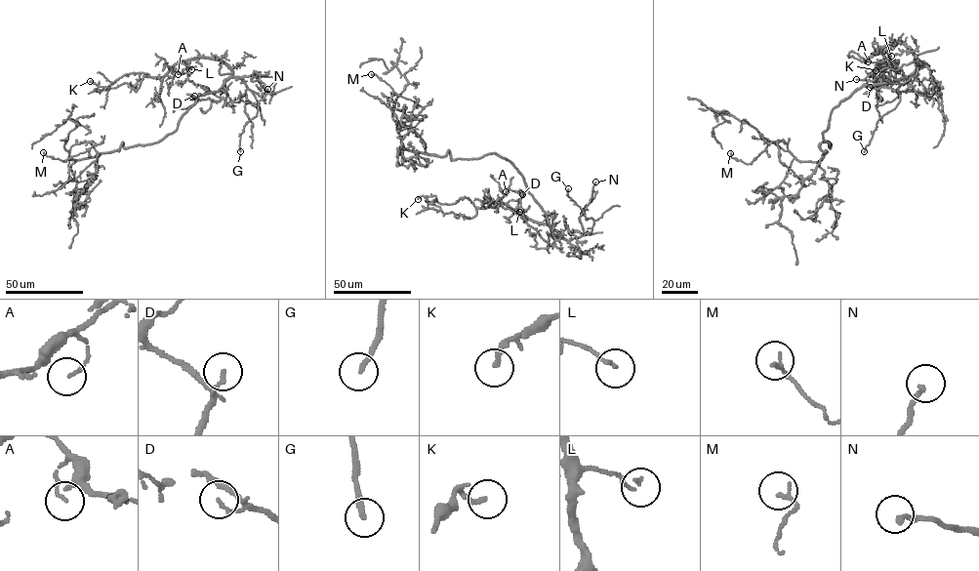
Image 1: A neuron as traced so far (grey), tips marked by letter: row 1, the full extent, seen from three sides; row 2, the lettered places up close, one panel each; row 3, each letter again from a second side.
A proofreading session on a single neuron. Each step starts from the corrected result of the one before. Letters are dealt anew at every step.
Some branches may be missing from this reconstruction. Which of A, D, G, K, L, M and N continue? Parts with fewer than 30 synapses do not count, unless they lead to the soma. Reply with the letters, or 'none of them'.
G

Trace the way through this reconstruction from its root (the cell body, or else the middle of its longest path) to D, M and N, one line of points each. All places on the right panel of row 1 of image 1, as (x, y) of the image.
D: (830, 114), (865, 86), (889, 83), (914, 74), (929, 90), (896, 93), (884, 86), (870, 87)
M: (830, 114), (823, 133), (830, 146), (821, 143), (819, 161), (799, 161), (782, 141), (748, 164), (730, 153)
N: (830, 114), (862, 86), (904, 79), (924, 64), (912, 61), (898, 69), (883, 67), (863, 80), (856, 79)

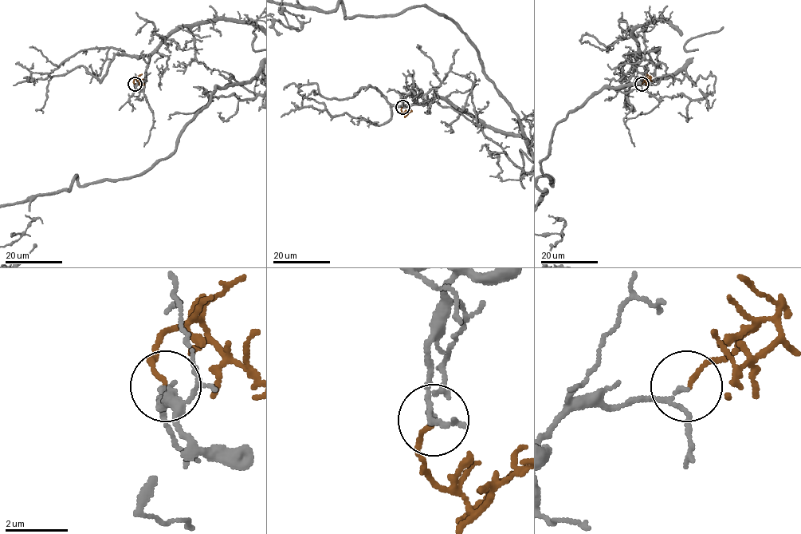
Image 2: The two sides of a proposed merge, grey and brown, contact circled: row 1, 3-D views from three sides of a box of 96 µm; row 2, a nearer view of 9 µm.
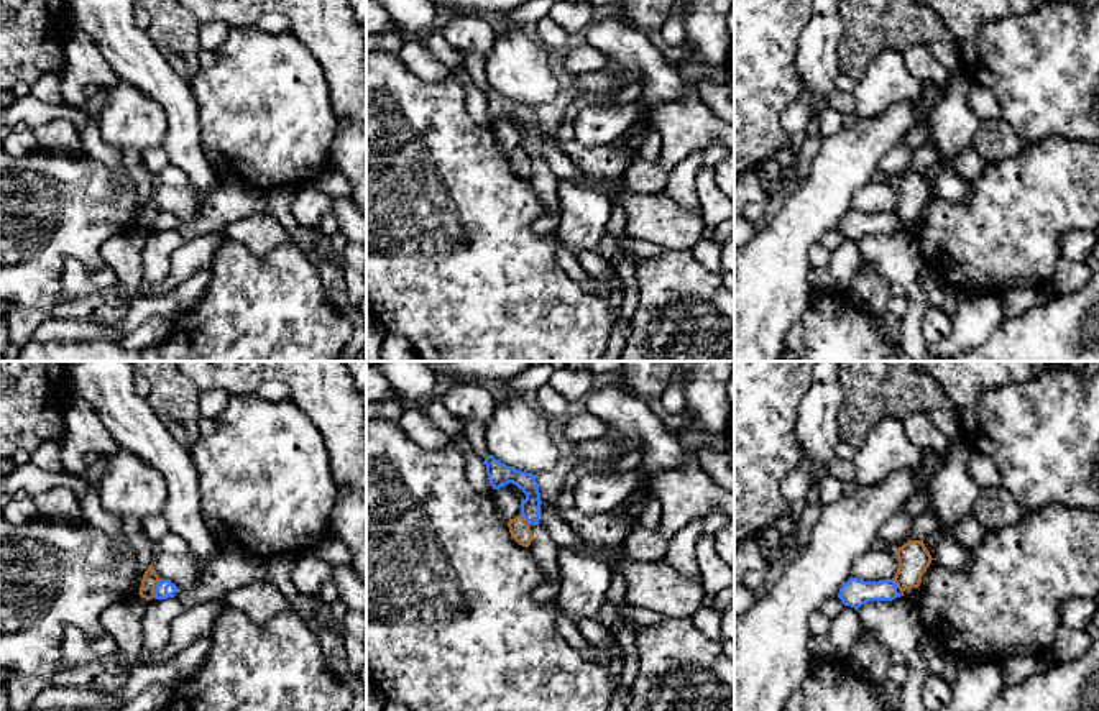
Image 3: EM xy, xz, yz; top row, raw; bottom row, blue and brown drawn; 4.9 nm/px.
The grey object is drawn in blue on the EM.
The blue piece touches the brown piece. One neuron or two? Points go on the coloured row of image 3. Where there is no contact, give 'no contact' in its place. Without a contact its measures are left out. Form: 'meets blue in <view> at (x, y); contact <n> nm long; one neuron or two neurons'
meets blue in xy at (155, 588); contact 100 nm long; two neurons

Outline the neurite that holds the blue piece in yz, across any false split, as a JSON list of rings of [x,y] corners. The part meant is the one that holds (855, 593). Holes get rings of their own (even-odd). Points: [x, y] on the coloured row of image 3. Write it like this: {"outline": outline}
{"outline": [[[851,576],[839,588],[838,598],[844,606],[858,611],[869,601],[890,601],[900,598],[900,594],[894,580],[864,581]]]}

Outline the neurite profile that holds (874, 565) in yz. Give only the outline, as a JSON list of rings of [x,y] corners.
[[[869,550],[854,562],[851,576],[864,581],[892,580],[897,573],[897,568],[899,558],[895,550]]]

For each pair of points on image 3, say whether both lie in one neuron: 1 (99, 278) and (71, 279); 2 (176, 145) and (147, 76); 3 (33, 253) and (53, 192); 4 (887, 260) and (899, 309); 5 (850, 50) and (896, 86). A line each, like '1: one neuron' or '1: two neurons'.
1: one neuron
2: one neuron
3: one neuron
4: two neurons
5: two neurons

